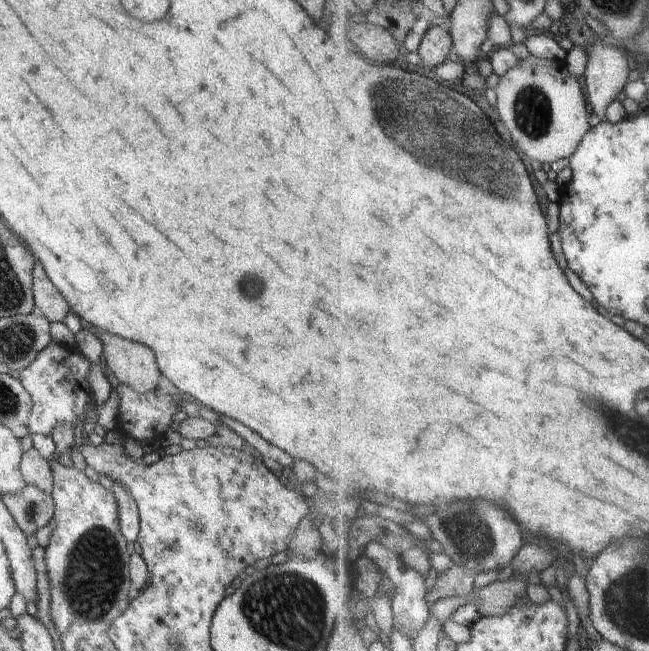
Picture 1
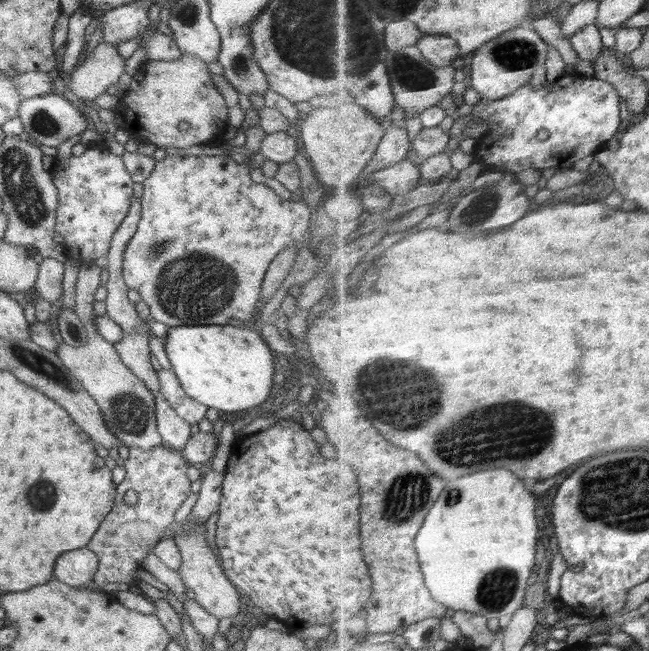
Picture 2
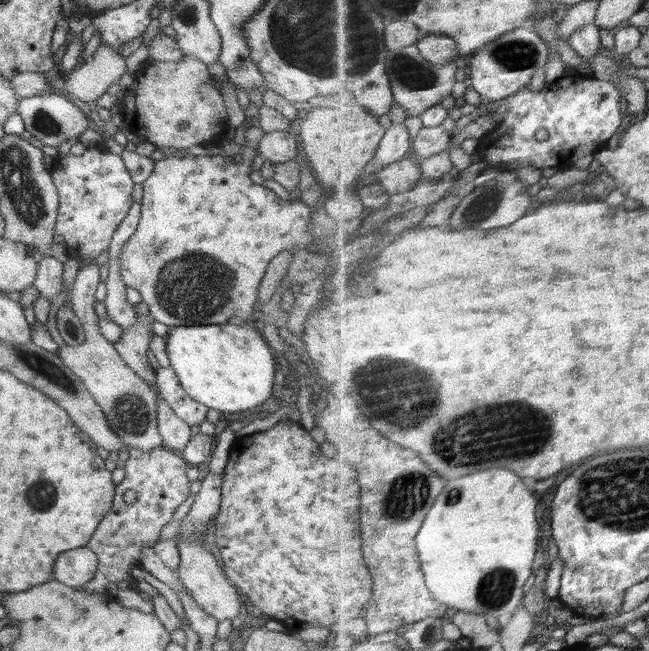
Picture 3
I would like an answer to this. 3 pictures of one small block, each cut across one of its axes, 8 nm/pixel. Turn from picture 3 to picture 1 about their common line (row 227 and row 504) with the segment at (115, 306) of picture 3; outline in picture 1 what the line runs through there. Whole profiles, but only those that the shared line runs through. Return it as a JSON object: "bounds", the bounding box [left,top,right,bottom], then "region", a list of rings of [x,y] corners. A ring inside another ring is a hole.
{"bounds":[111,482,140,542],"region":[[[113,482],[111,491],[116,497],[116,506],[118,506],[120,532],[127,542],[136,542],[140,530],[136,501],[130,496],[130,492],[126,492],[126,488],[122,488],[122,484],[118,482]]]}

